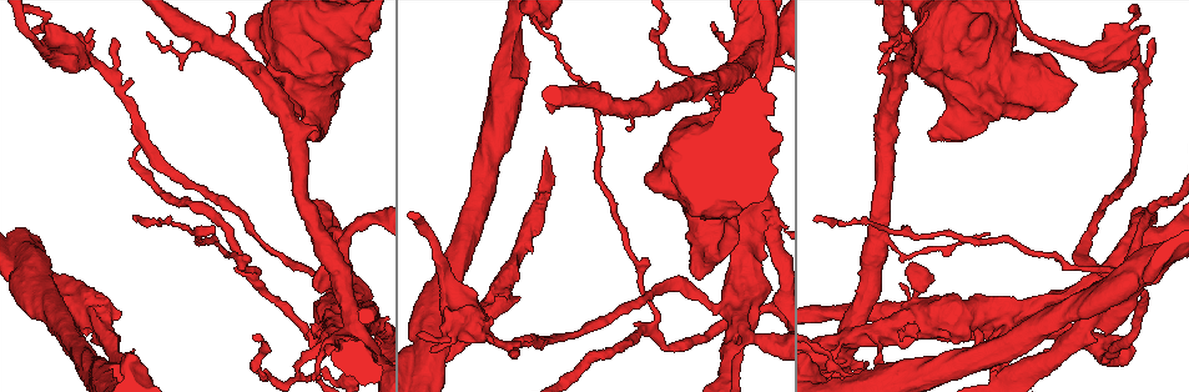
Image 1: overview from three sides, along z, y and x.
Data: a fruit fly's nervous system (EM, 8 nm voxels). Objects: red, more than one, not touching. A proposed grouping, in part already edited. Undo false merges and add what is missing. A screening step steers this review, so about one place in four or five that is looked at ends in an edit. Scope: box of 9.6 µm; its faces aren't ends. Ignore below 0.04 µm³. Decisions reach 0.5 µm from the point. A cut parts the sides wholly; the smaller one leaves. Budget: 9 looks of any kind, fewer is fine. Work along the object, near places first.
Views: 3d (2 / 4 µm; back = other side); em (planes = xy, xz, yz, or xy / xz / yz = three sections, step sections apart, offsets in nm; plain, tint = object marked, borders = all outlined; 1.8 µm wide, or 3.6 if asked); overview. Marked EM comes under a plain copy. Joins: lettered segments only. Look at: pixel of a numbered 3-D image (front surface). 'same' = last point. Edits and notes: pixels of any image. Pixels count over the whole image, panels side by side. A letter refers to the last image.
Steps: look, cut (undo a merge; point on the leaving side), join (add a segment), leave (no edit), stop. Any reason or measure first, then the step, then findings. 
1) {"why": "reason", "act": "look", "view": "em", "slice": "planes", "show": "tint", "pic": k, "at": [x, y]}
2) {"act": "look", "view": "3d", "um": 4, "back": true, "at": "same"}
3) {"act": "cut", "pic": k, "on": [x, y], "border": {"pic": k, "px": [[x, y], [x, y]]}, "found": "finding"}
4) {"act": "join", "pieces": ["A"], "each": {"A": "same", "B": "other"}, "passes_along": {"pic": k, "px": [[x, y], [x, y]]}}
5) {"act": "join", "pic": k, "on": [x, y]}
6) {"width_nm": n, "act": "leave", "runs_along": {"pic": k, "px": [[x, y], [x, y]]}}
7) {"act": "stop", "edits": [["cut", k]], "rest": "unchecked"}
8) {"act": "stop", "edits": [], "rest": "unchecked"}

{"why": "tapers out", "act": "look", "view": "3d", "um": 4, "pic": 1, "at": [817, 216]}

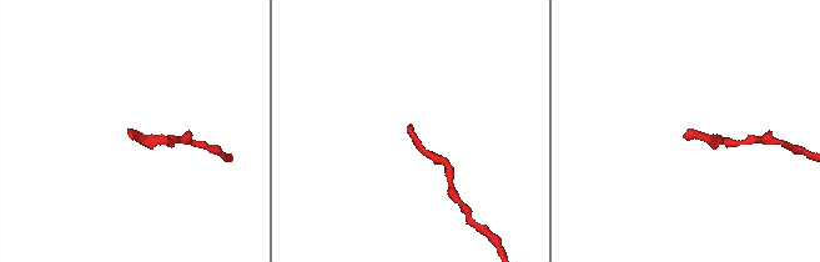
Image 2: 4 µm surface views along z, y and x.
{"act": "look", "view": "em", "slice": "xz", "step": 8, "show": "tint", "pic": 2, "at": [410, 127]}

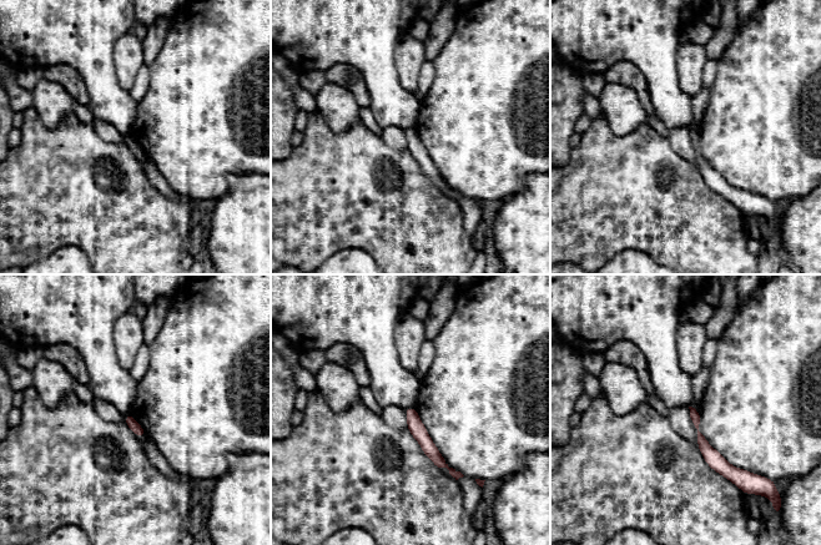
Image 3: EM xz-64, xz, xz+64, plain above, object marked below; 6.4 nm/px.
{"why": "cut it another way", "act": "look", "view": "em", "slice": "planes", "show": "borders", "at": "same"}

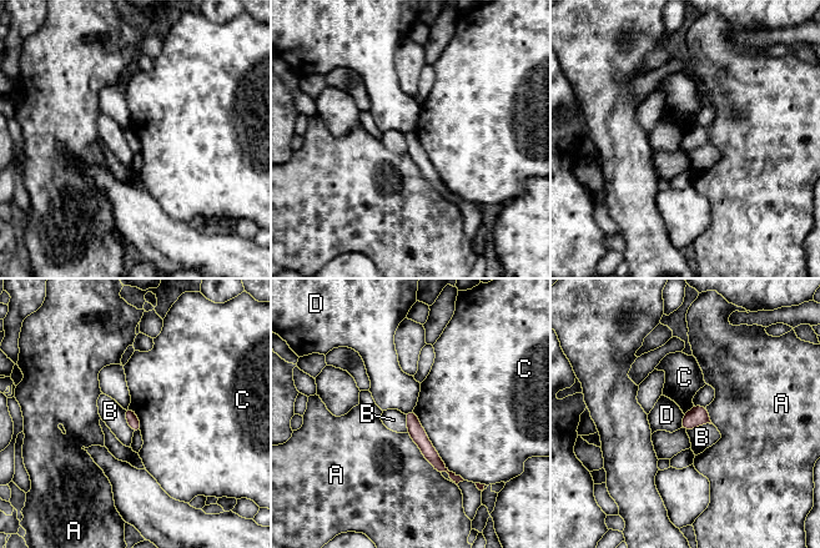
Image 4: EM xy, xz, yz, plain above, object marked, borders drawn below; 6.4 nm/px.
{"act": "leave", "each": {"A": "other", "B": "other", "C": "other", "D": "other"}, "found": "none of them fits"}

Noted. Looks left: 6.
{"why": "abrupt turn", "act": "look", "view": "em", "um": 3.6, "slice": "planes", "show": "borders", "pic": 1, "at": [838, 361]}

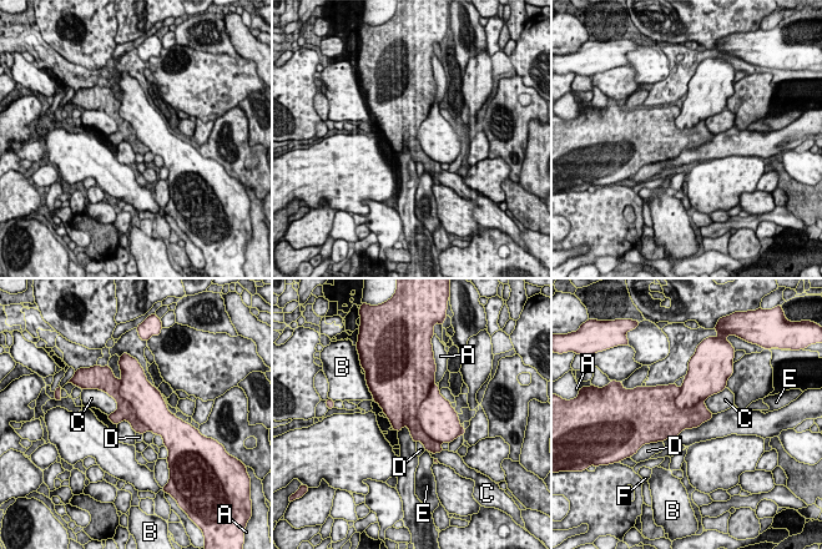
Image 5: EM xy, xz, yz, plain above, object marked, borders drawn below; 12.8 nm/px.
{"longest_contact_nm": ["C", 360], "act": "cut", "pic": 5, "on": [434, 413], "each": {"A": "other", "B": "other", "C": "other", "D": "other", "E": "other", "F": "other"}, "border": {"pic": 5, "px": [[433, 384], [417, 419], [439, 443]]}, "found": "a second neuron is stuck on"}

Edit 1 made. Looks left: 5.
{"why": "see it whole again", "act": "look", "view": "overview"}

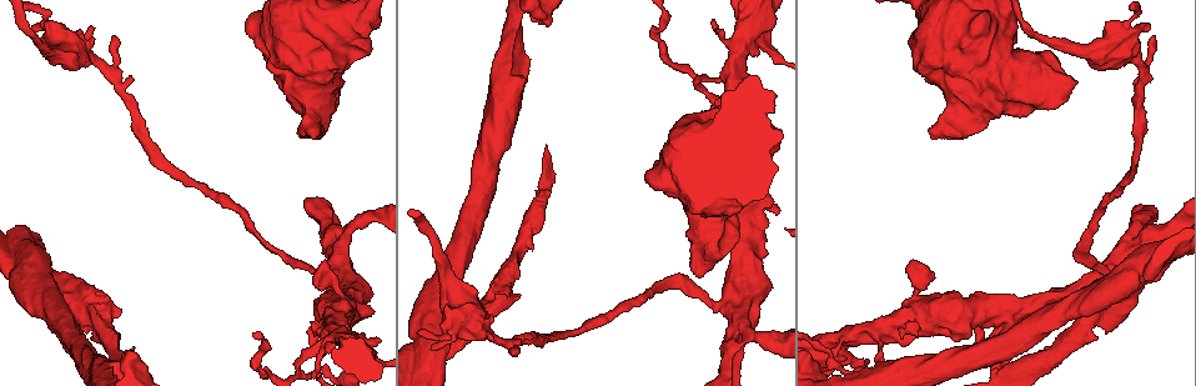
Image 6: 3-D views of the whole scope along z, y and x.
{"why": "thick turns thin", "act": "look", "view": "3d", "um": 4, "pic": 6, "at": [1106, 271]}

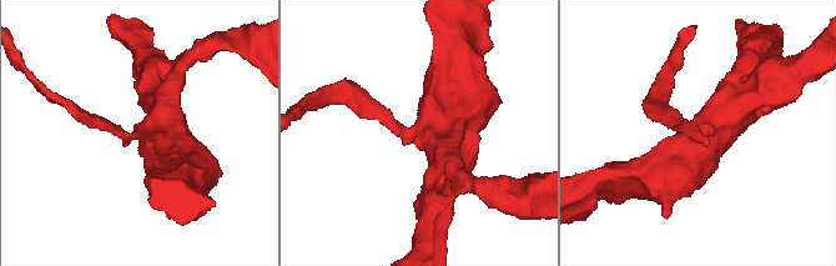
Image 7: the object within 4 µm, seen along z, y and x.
{"why": "shape alone is not enough", "act": "look", "view": "em", "slice": "planes", "show": "borders", "pic": 7, "at": [694, 134]}

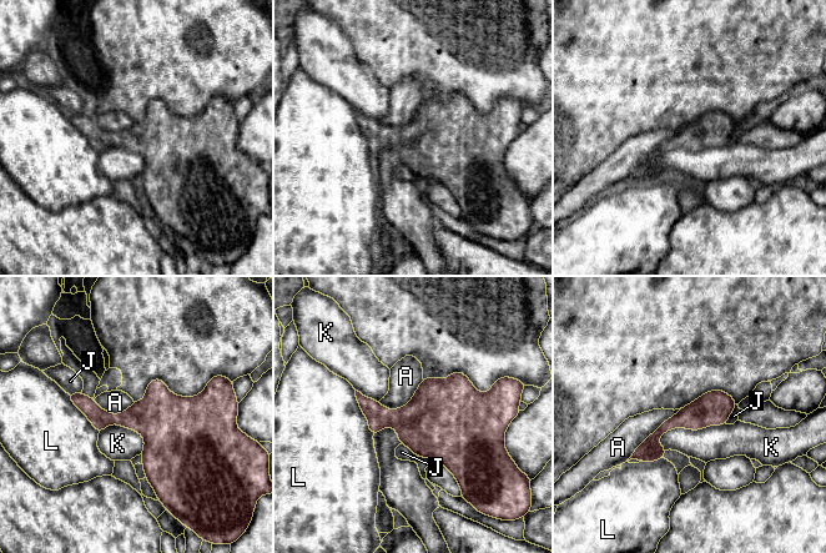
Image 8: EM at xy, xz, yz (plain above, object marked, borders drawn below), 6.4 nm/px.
{"width_nm": 220, "act": "leave", "each": {"A": "other", "J": "other", "K": "other", "L": "other"}, "found": "continuous, no second neuron"}

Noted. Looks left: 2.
{"why": "an open end", "act": "look", "view": "3d", "um": 4, "back": true, "pic": 6, "at": [1148, 29]}

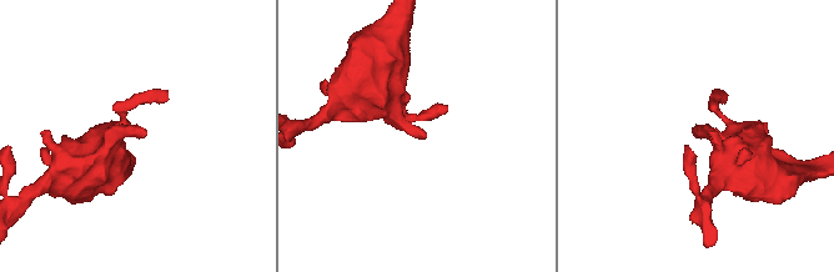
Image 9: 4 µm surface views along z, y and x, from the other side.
{"act": "look", "view": "em", "slice": "planes", "show": "borders", "pic": 9, "at": [145, 133]}

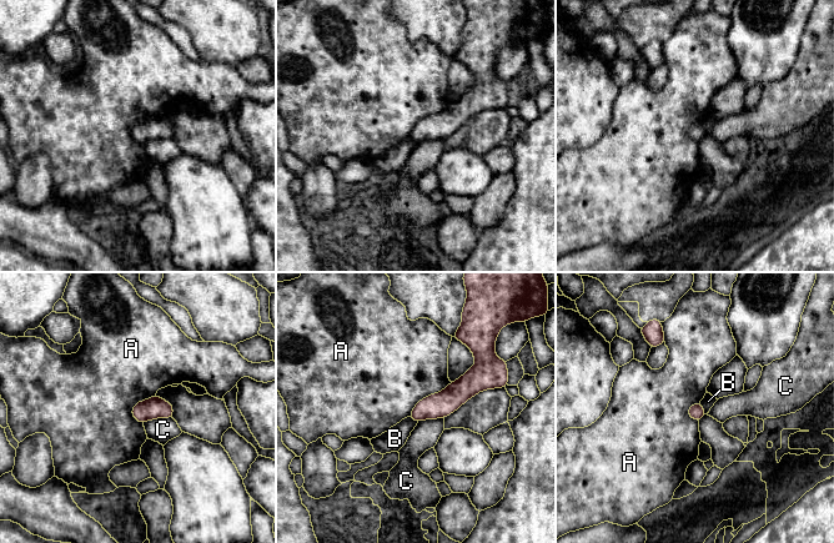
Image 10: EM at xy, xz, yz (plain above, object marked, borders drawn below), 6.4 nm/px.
{"act": "leave", "each": {"A": "other", "B": "other", "C": "other"}, "runs_along": {"pic": 10, "px": [[486, 386], [467, 386], [415, 416]]}, "found": "none of them fits"}

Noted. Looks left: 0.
{"act": "stop", "edits": [["cut", 5]], "rest": "unchecked"}

